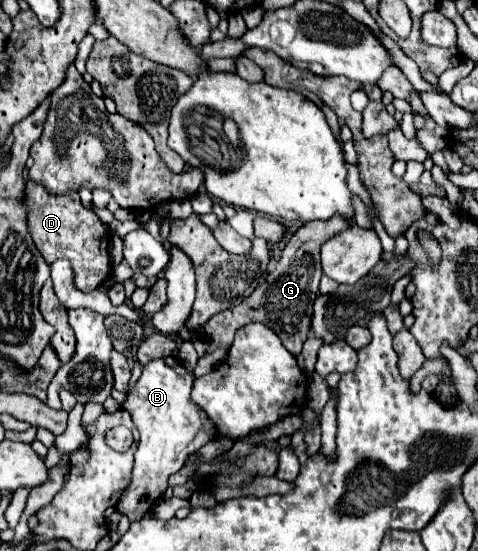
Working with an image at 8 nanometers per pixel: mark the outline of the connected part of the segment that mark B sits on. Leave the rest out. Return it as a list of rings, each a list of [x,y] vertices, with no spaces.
[[[152,360],[142,368],[142,376],[132,388],[124,408],[132,414],[132,420],[140,432],[140,442],[134,452],[132,478],[124,494],[120,496],[116,510],[136,522],[152,512],[156,502],[168,488],[168,478],[176,474],[186,460],[198,452],[206,442],[218,440],[216,424],[190,402],[194,374],[180,364],[166,364],[166,360]]]

